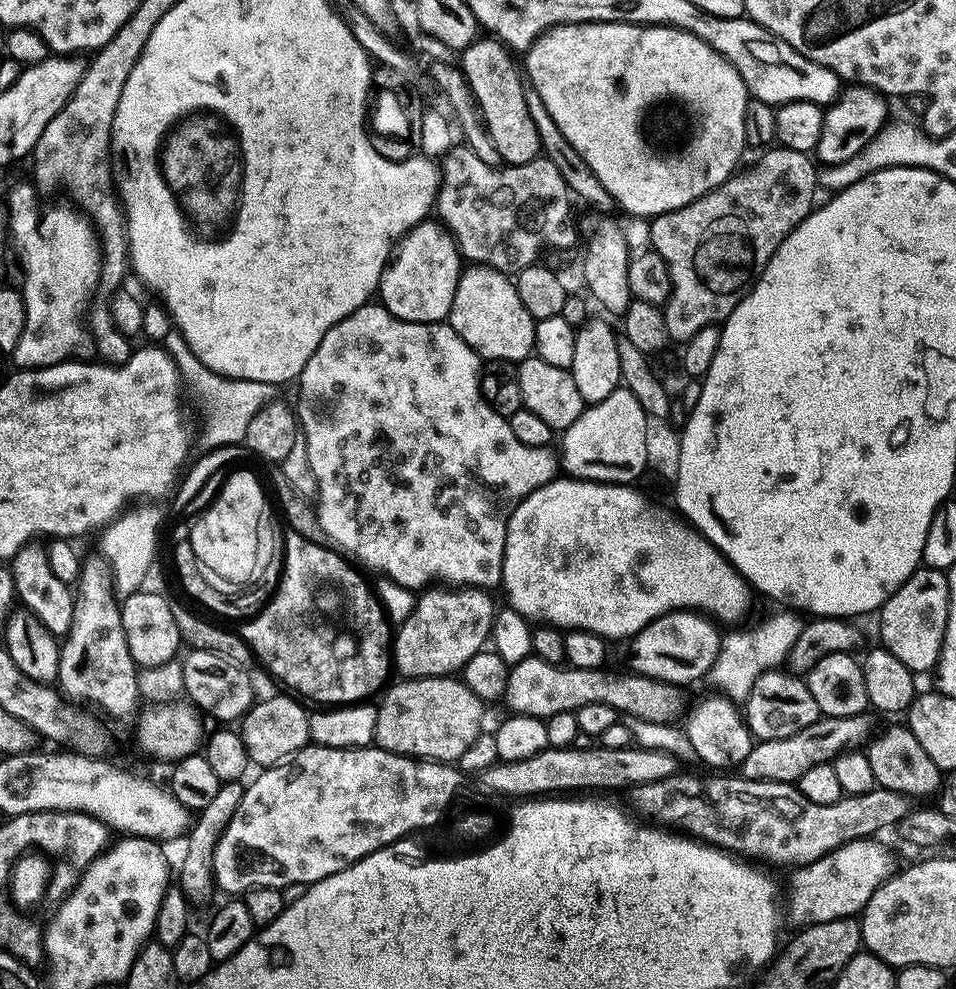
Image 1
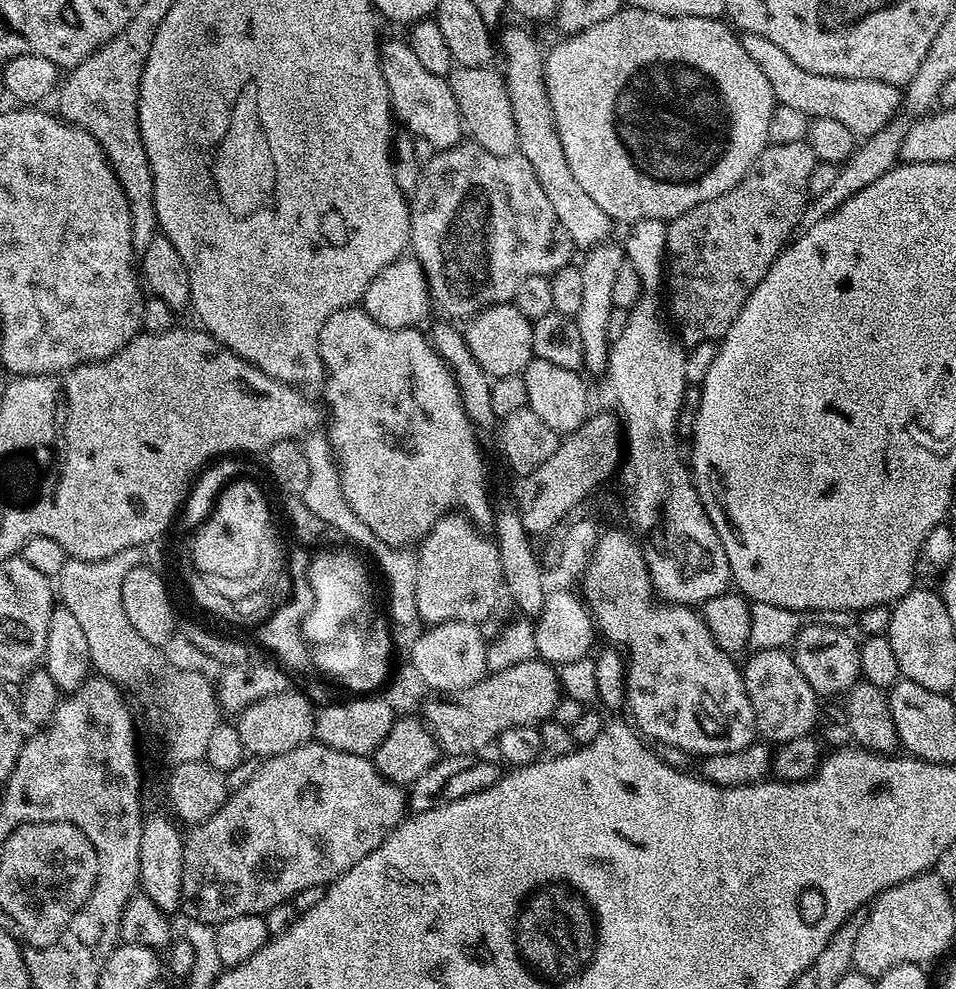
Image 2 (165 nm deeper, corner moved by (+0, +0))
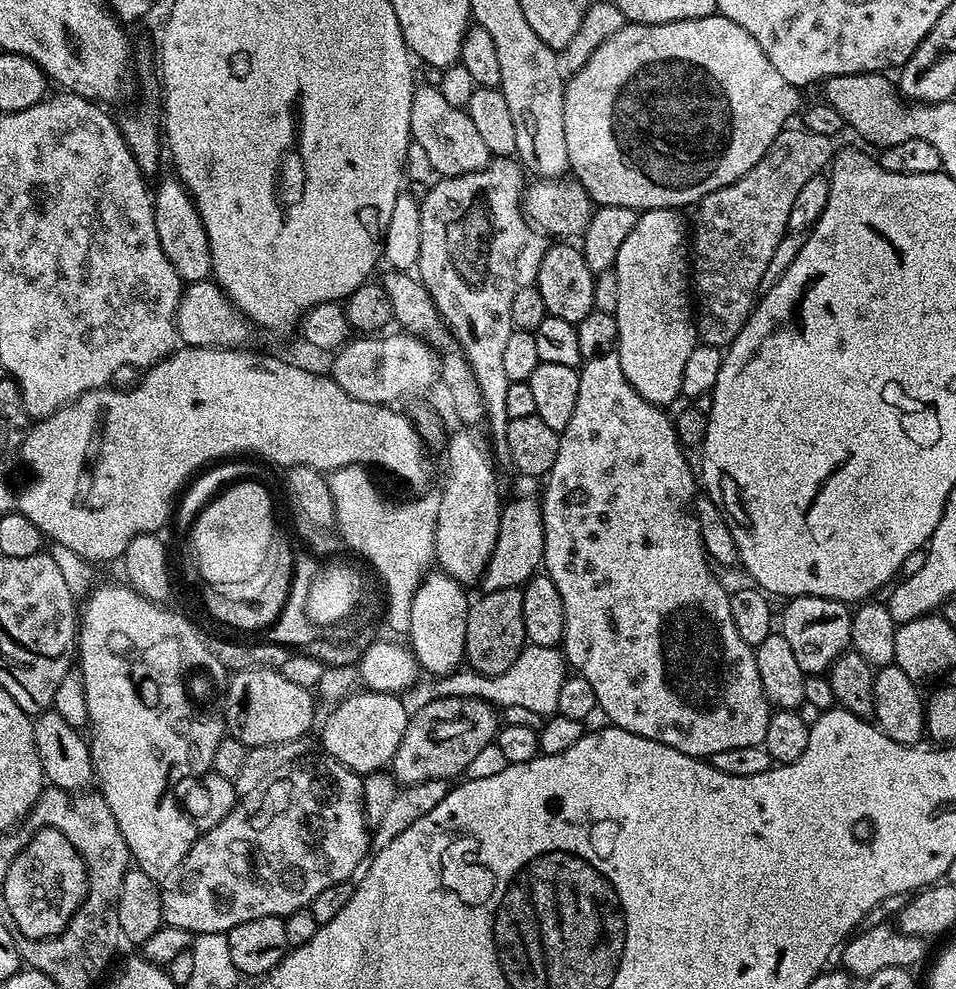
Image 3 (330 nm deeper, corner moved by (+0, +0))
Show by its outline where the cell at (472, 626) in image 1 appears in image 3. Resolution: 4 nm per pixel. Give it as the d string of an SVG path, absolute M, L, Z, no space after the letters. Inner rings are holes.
M457 427L457 432L448 440L448 465L444 468L444 488L439 489L438 522L434 526L434 560L439 571L465 586L475 585L483 576L494 552L494 542L498 542L498 522L500 521L500 484L496 481L497 467L487 447L480 445L475 431L467 427Z

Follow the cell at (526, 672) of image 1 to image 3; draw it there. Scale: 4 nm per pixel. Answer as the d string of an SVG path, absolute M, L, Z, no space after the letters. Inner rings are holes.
M440 697L408 717L406 734L402 734L390 765L392 777L400 786L431 780L451 781L452 776L464 773L466 765L487 744L495 741L497 731L498 712L492 704L476 697Z

